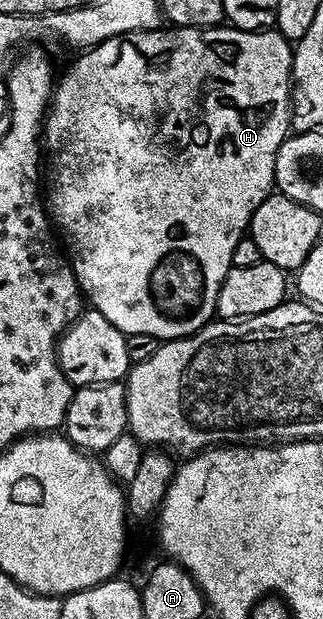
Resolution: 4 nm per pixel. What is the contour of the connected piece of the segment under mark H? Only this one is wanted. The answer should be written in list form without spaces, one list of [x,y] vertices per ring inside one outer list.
[[[170,26],[167,29],[167,32],[162,32],[163,30],[143,30],[120,34],[95,44],[92,48],[85,49],[79,55],[82,57],[79,60],[72,61],[70,69],[63,76],[61,73],[57,77],[50,107],[44,121],[44,148],[48,156],[50,152],[51,164],[50,209],[48,209],[48,212],[52,217],[53,227],[60,233],[65,255],[69,259],[70,267],[74,269],[74,277],[78,279],[78,287],[82,289],[83,297],[88,301],[89,307],[93,311],[104,314],[104,318],[108,318],[108,322],[112,322],[112,326],[116,326],[116,330],[120,330],[126,337],[132,334],[152,334],[160,342],[179,340],[182,336],[191,336],[193,332],[198,332],[205,324],[209,324],[215,319],[220,286],[232,267],[232,250],[236,250],[236,242],[240,242],[243,236],[247,235],[250,219],[256,210],[256,206],[260,206],[260,202],[264,202],[264,198],[271,195],[272,189],[275,187],[274,156],[280,150],[282,143],[286,141],[286,137],[291,135],[292,132],[292,128],[290,128],[290,108],[292,112],[292,77],[294,75],[294,50],[291,41],[285,40],[276,30],[249,32],[248,30],[240,30],[229,26],[219,26],[217,28],[176,28]]]

